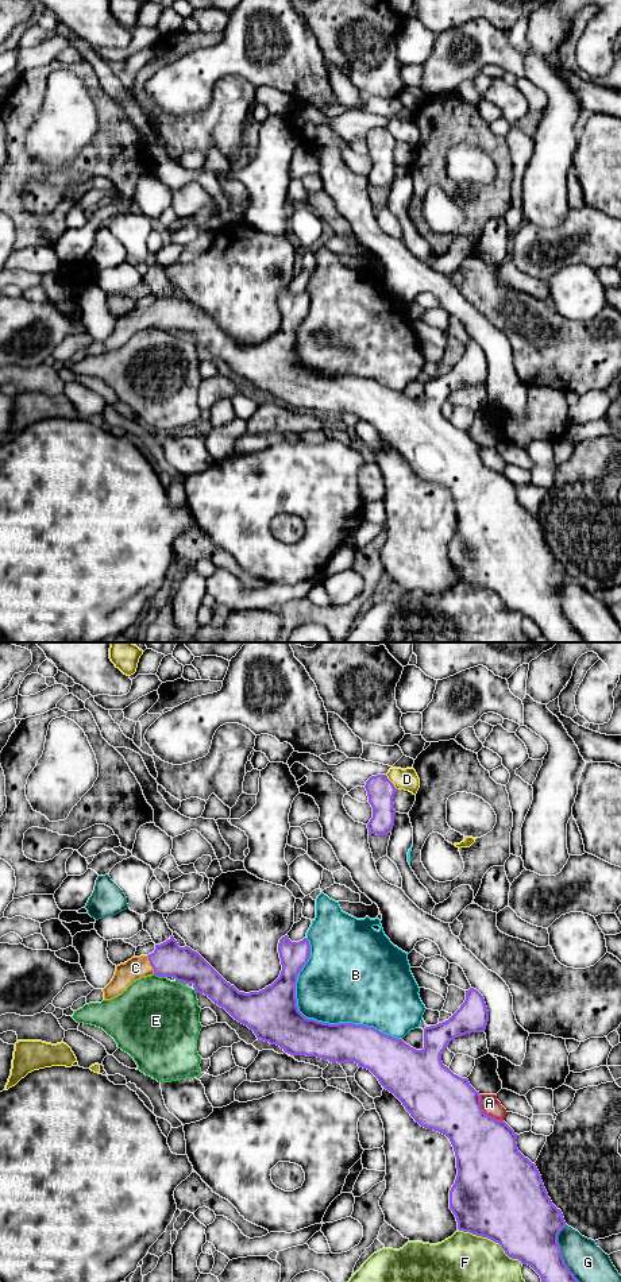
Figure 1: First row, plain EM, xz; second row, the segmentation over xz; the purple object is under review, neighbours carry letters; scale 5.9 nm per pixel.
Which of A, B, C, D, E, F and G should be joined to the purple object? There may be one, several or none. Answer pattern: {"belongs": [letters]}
{"belongs": ["C"]}

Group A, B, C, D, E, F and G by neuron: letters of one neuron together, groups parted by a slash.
A / B / C / D / E / F / G

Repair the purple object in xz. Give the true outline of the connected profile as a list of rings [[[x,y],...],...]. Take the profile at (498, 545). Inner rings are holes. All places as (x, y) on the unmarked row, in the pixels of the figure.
[[[171,287],[155,297],[148,308],[132,309],[116,318],[112,333],[103,341],[104,352],[122,347],[136,332],[147,328],[173,329],[192,336],[196,345],[204,345],[224,360],[235,372],[254,383],[258,391],[279,398],[290,408],[306,408],[329,414],[355,414],[370,422],[379,436],[393,445],[416,475],[446,487],[455,503],[458,528],[450,542],[450,561],[458,582],[487,590],[501,598],[512,611],[531,618],[549,642],[585,642],[564,615],[559,584],[567,578],[541,533],[535,515],[517,501],[517,486],[502,472],[481,460],[481,447],[468,435],[454,426],[441,414],[450,394],[471,385],[483,385],[489,363],[483,348],[474,340],[466,343],[466,352],[446,374],[424,381],[424,401],[416,402],[402,391],[393,390],[374,379],[354,375],[329,377],[305,370],[297,359],[297,328],[310,309],[306,290],[292,294],[288,287],[278,296],[282,323],[279,329],[259,344],[239,344],[227,335],[197,304],[180,300]]]

